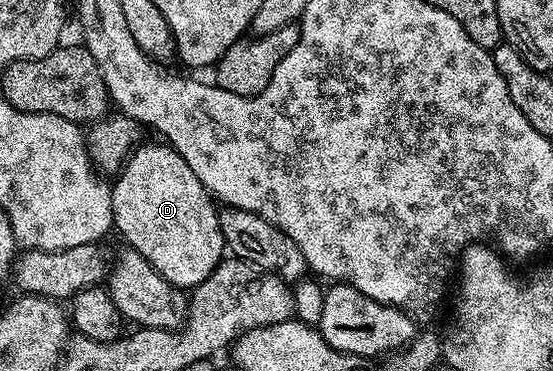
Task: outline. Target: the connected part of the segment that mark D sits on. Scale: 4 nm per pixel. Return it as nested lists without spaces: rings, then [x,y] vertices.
[[[169,144],[161,145],[139,145],[113,179],[110,199],[114,230],[122,233],[126,241],[123,243],[129,249],[140,252],[140,256],[144,256],[144,260],[148,260],[148,264],[152,264],[152,268],[164,276],[164,280],[183,292],[189,292],[208,280],[210,273],[218,267],[224,257],[226,241],[220,232],[215,199],[202,187],[200,180],[196,180],[196,172],[184,164],[184,156],[177,154]]]

